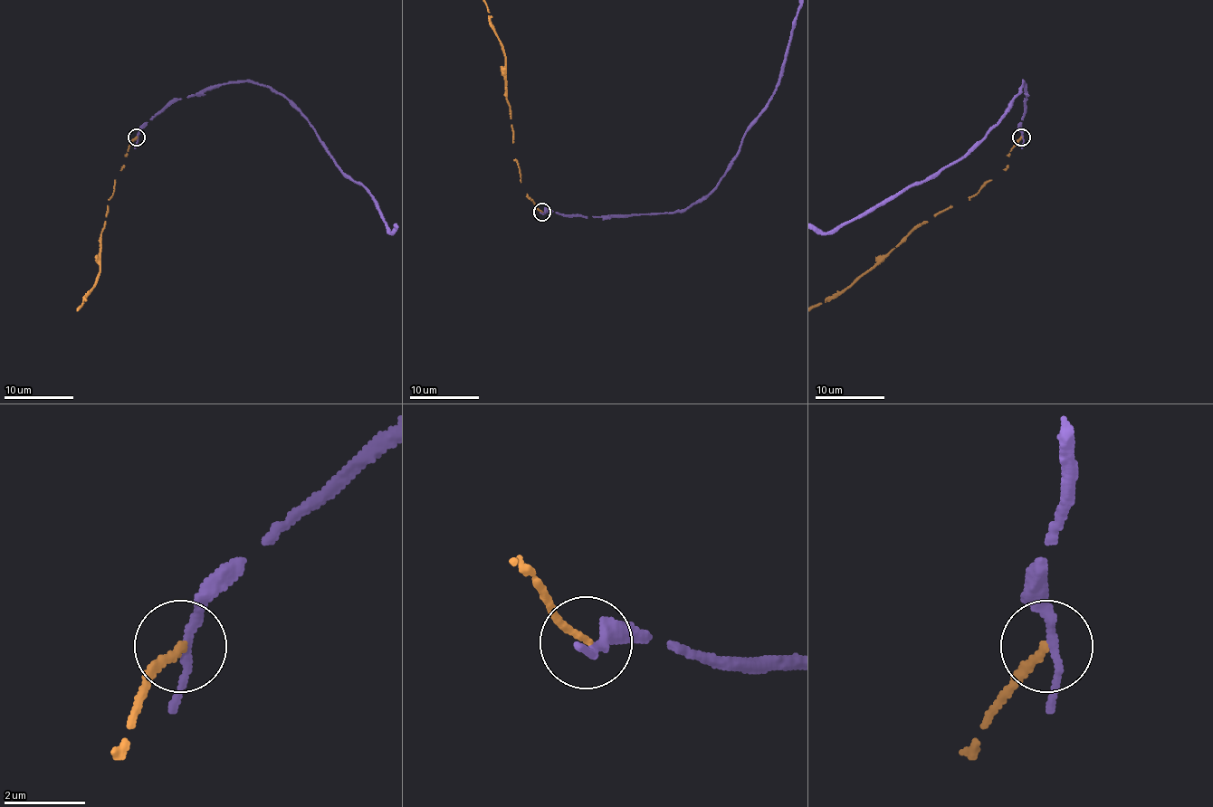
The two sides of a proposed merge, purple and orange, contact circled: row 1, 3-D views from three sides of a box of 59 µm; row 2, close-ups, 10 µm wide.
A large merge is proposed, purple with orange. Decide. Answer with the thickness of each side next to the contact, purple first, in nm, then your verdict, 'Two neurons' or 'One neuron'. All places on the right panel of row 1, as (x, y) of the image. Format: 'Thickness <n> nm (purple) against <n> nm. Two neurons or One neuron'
Thickness 200 nm (purple) against 180 nm. Two neurons

